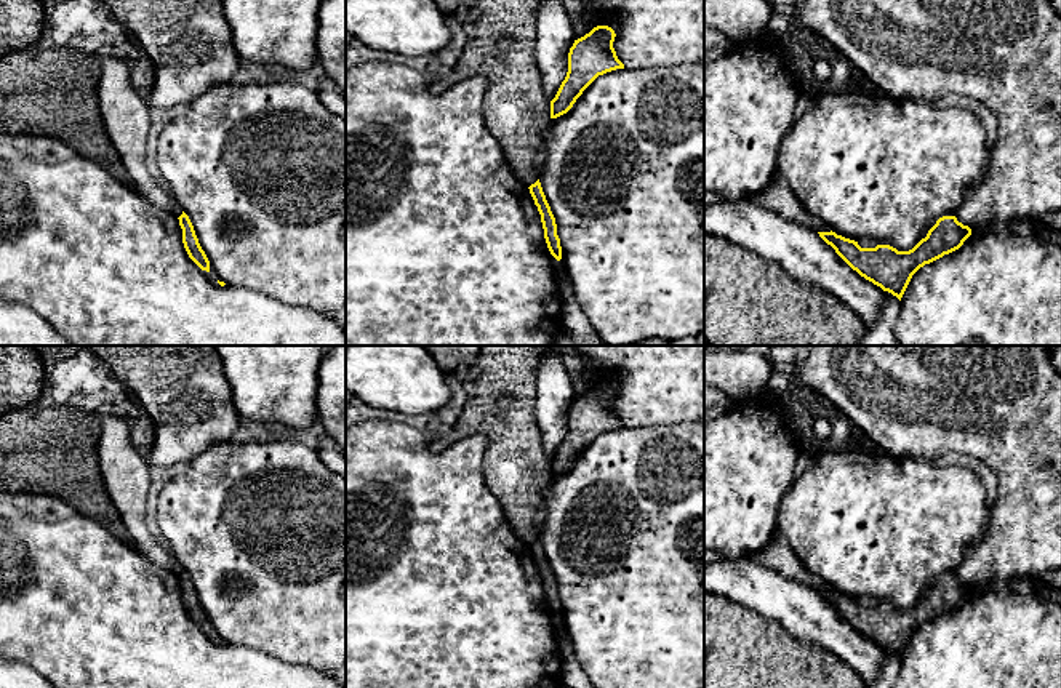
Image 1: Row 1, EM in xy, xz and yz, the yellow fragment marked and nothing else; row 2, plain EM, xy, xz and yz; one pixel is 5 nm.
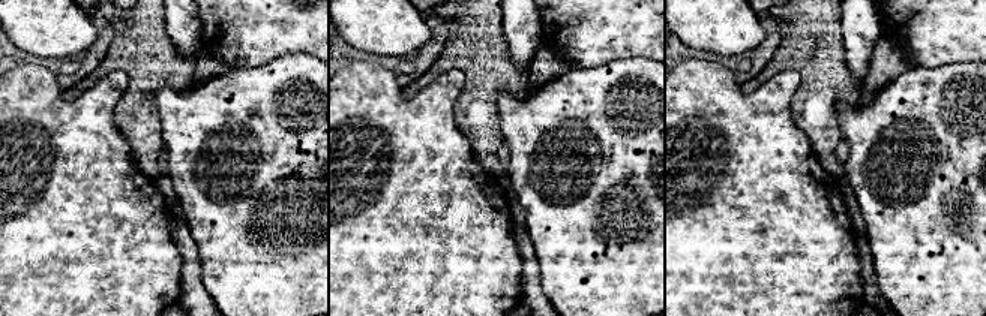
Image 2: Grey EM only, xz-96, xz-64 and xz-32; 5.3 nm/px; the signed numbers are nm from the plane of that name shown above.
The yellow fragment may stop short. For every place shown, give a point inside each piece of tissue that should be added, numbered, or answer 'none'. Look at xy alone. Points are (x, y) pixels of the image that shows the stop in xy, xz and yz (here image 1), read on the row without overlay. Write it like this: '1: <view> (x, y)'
none

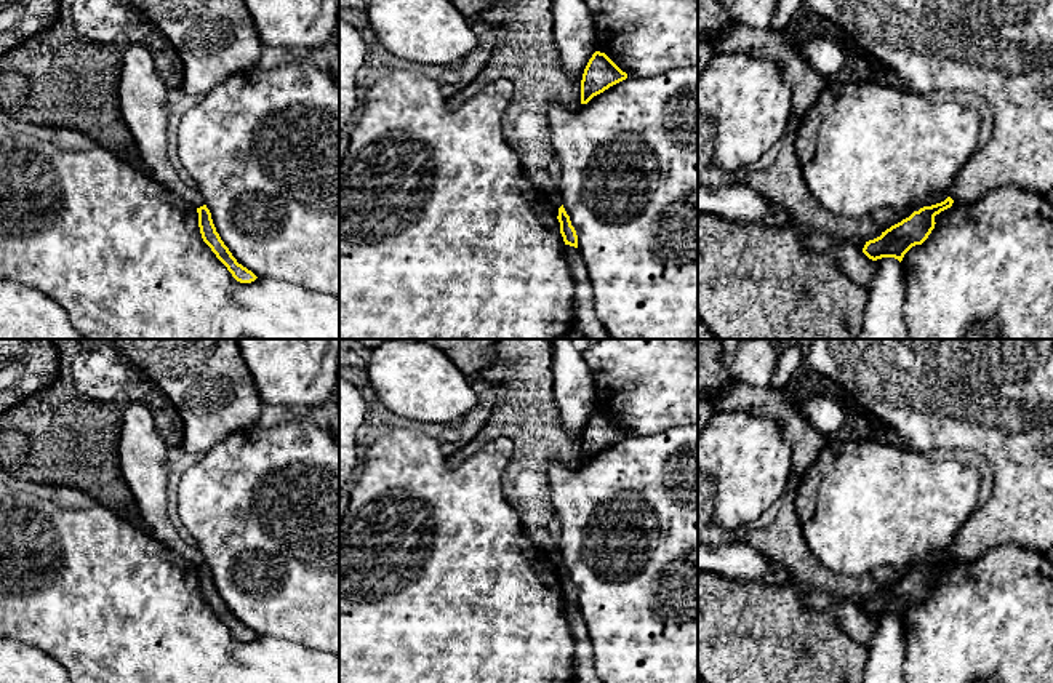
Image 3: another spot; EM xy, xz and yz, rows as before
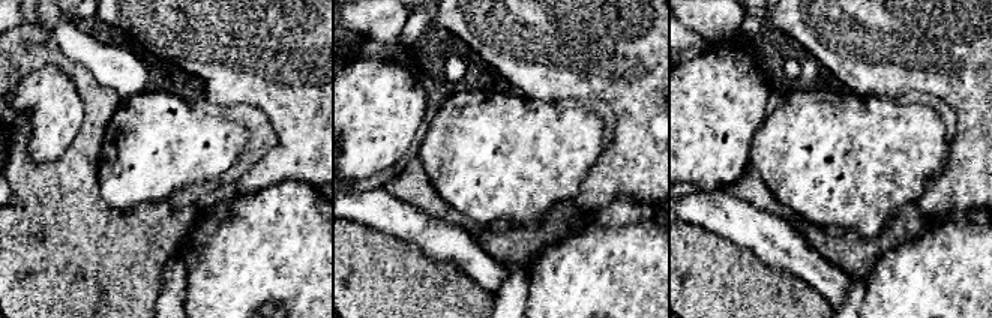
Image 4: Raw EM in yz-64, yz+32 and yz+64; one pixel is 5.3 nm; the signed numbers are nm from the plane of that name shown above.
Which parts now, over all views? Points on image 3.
none

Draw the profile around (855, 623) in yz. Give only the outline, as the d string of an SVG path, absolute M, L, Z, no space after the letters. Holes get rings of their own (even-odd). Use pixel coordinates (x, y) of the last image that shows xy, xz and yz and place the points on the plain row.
M808 590L800 597L800 601L807 609L832 613L842 630L869 649L875 635L875 622L851 601L837 598L826 590Z

